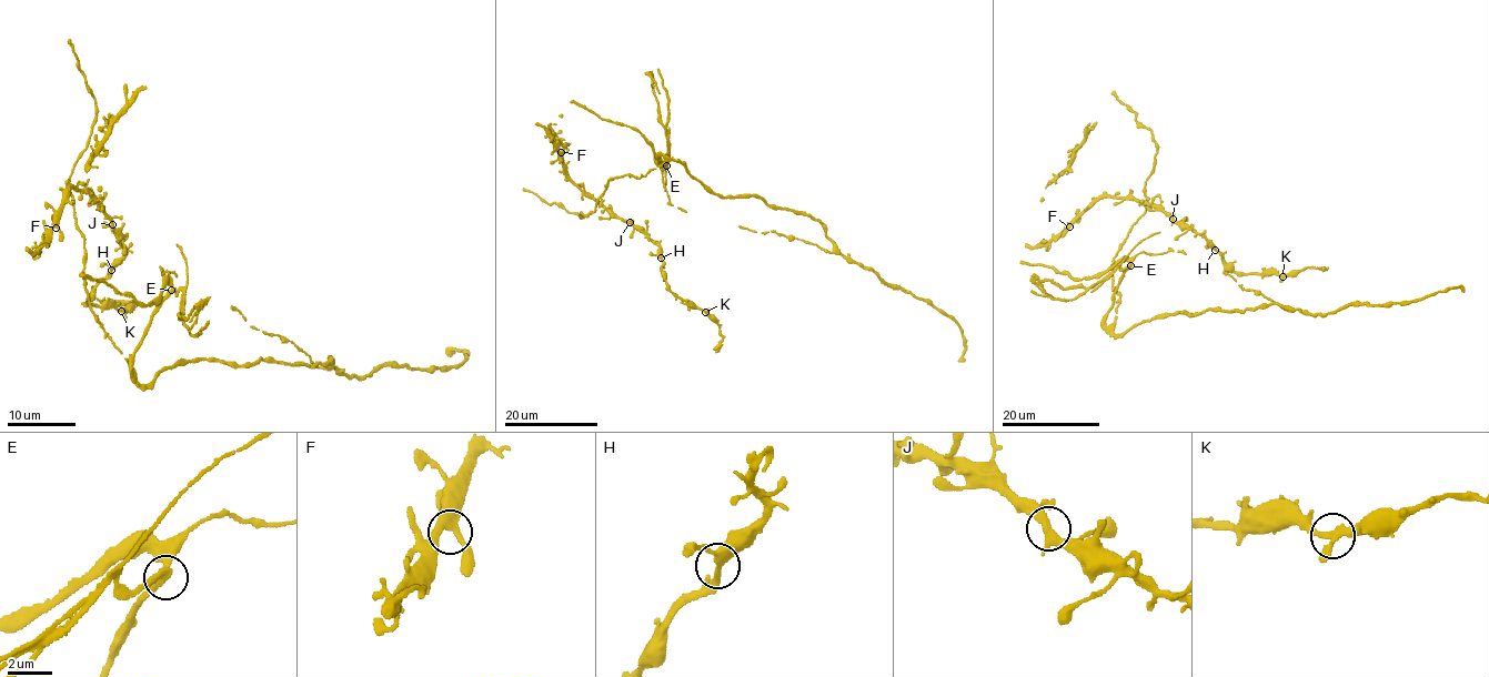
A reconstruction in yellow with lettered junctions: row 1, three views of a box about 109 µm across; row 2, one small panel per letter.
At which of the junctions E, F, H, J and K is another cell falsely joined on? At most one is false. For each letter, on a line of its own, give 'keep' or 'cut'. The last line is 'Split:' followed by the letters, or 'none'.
E: cut
F: keep
H: keep
J: keep
K: keep
Split: E

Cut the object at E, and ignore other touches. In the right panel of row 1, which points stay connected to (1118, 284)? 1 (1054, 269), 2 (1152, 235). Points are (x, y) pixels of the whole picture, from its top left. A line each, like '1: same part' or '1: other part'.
1: same part
2: other part

